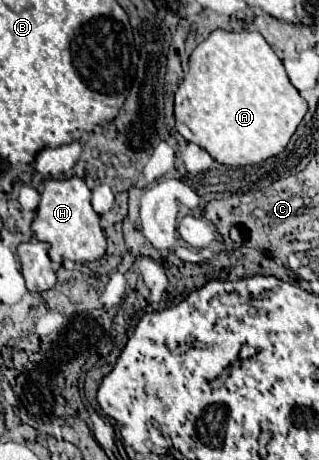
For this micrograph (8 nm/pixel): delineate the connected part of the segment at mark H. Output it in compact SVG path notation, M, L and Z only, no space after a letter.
M79 177L45 179L41 203L31 229L39 241L51 245L49 257L53 262L71 260L91 263L105 253L105 233L99 225L99 215L91 207L91 191Z

